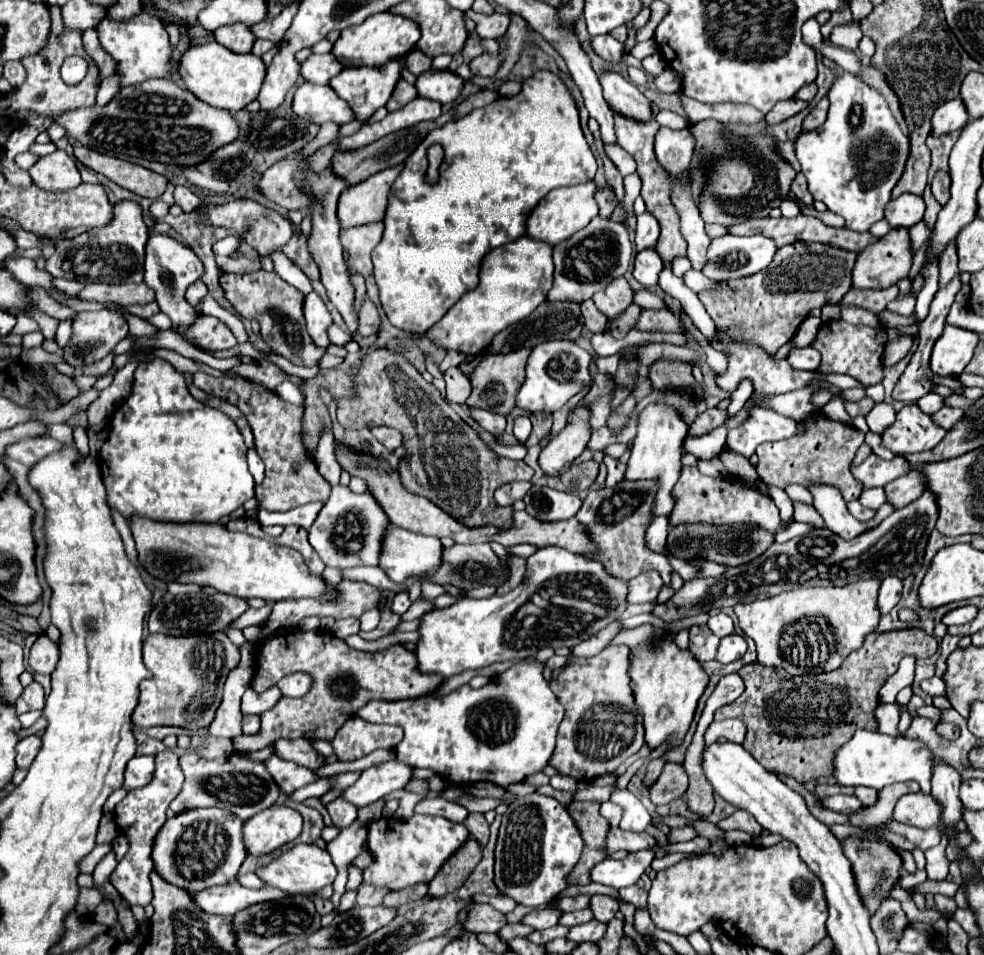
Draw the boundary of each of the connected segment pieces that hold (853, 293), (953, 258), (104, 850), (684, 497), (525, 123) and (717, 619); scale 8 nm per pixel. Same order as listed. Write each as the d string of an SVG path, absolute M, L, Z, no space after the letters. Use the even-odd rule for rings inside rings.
M890 286L890 290L850 290L842 302L862 306L878 316L886 308L886 304L896 296L898 296L898 286Z
M954 240L946 246L946 250L940 256L940 288L946 286L956 274L958 274L958 256L956 256L956 244Z
M98 844L84 860L82 860L82 872L86 872L86 874L92 874L94 872L94 868L96 868L96 864L108 854L112 850L112 846L110 844Z
M682 468L682 474L674 486L676 506L670 514L670 526L678 526L682 522L708 522L708 524L758 524L770 532L778 530L780 516L772 498L762 496L760 492L744 486L734 476L726 478L710 478L700 474L698 468Z
M538 70L534 76L526 78L516 96L500 96L492 104L432 130L422 140L422 146L418 146L418 150L406 160L402 174L392 186L390 206L384 218L386 230L372 252L374 278L390 324L414 334L430 330L464 292L478 286L482 258L490 250L526 234L530 212L552 188L576 186L592 180L594 174L596 158L582 134L576 100L564 80L550 70ZM434 142L442 144L444 160L440 164L438 184L430 186L424 182L428 168L426 150Z
M724 612L712 616L708 620L708 628L718 636L718 638L724 638L724 636L730 636L734 632L734 624L730 622L730 616L726 616Z

